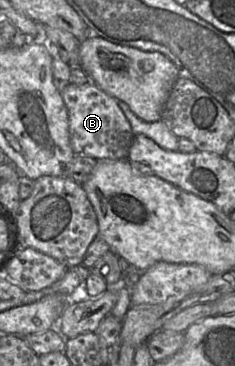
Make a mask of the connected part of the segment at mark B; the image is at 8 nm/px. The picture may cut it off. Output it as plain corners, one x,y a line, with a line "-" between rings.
91,81
83,85
70,83
61,91
61,95
68,110
70,143
75,154
95,160
127,158
135,134
116,98
104,92

